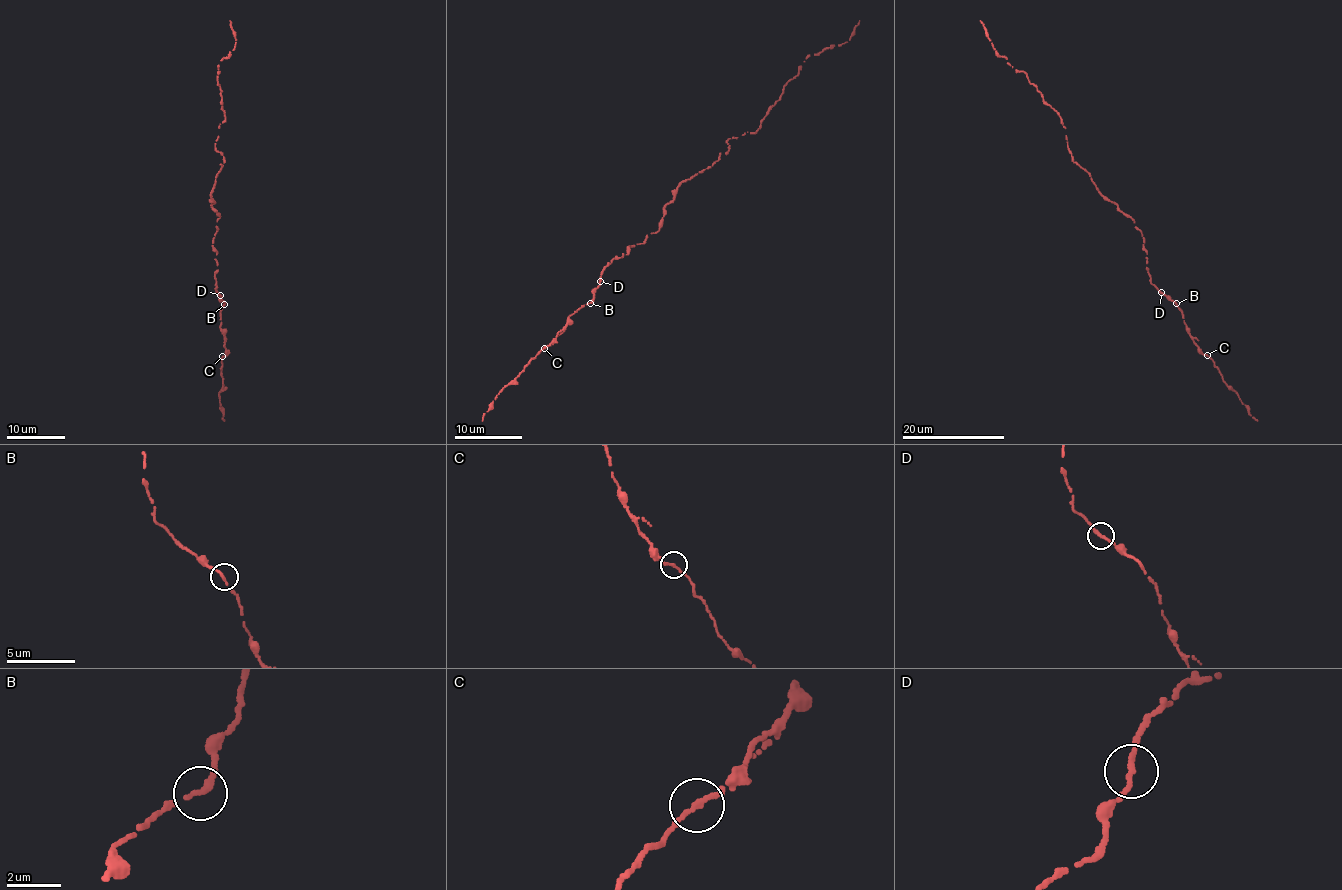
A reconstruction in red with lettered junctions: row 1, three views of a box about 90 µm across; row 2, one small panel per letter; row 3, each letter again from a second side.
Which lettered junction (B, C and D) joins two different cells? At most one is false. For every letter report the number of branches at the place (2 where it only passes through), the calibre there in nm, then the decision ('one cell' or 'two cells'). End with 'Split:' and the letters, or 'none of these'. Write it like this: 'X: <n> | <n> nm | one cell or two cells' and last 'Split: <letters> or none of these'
B: 2 | 200 nm | one cell
C: 2 | 200 nm | one cell
D: 2 | 240 nm | one cell
Split: none of these

